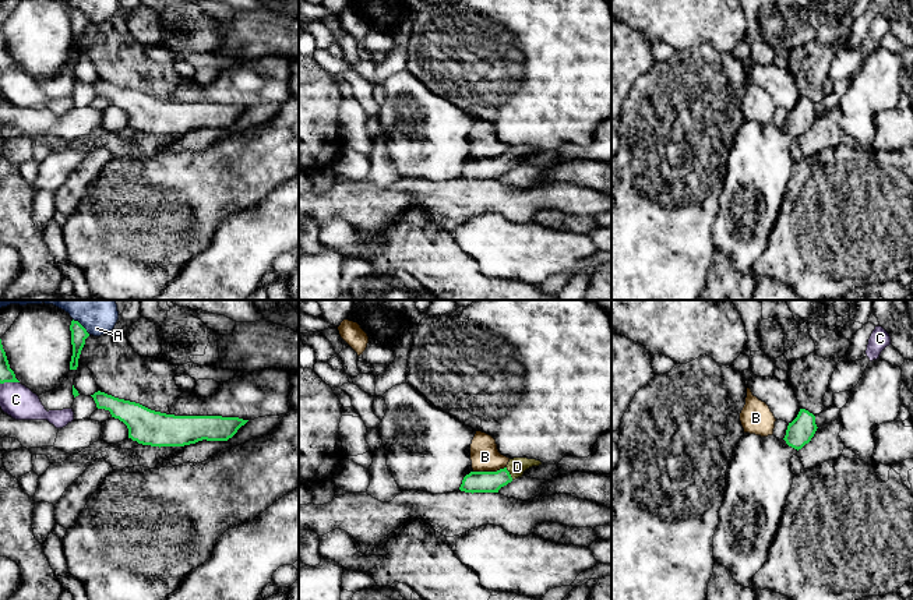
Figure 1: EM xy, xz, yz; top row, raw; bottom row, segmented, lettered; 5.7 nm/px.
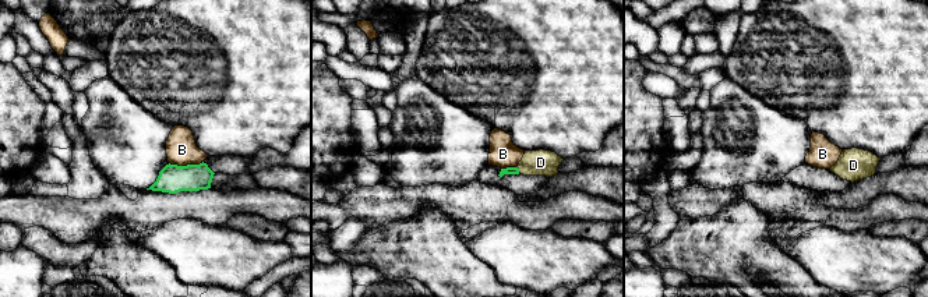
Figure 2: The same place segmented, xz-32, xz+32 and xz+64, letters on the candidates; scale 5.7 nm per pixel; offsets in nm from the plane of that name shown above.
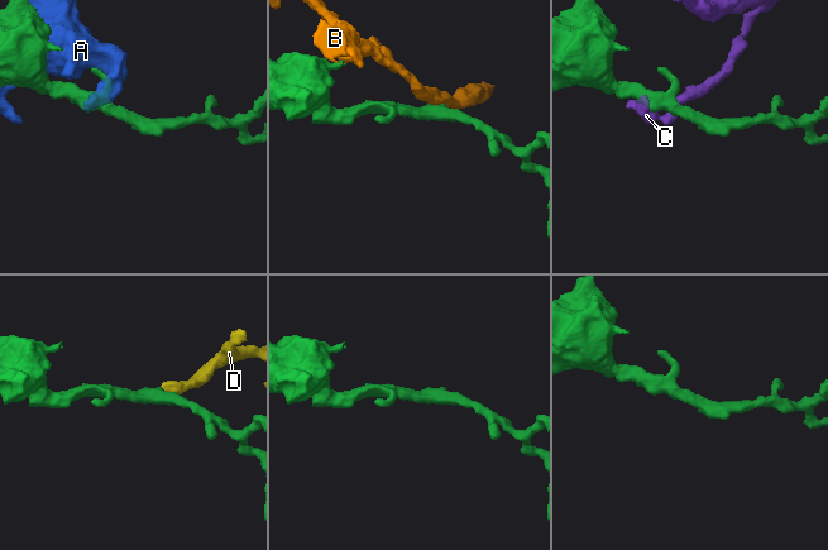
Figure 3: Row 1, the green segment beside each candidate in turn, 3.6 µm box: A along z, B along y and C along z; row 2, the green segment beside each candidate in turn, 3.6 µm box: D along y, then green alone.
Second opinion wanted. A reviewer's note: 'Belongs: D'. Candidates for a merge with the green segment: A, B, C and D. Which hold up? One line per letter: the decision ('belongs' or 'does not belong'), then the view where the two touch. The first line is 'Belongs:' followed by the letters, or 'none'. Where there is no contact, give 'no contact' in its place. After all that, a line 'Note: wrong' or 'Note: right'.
Belongs: D
A: does not belong | xy
B: does not belong | xz
C: does not belong | xy
D: belongs | xz
Note: right

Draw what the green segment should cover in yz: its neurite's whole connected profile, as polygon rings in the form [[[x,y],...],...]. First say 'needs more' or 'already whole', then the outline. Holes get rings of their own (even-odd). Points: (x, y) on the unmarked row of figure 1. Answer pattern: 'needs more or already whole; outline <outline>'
already whole; outline [[[800,96],[797,105],[789,110],[785,128],[794,137],[801,137],[811,128],[817,119],[815,103],[806,96]]]

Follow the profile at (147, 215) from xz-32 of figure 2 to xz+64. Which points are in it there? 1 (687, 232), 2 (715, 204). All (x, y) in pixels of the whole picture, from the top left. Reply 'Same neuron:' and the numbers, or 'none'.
Same neuron: 2

